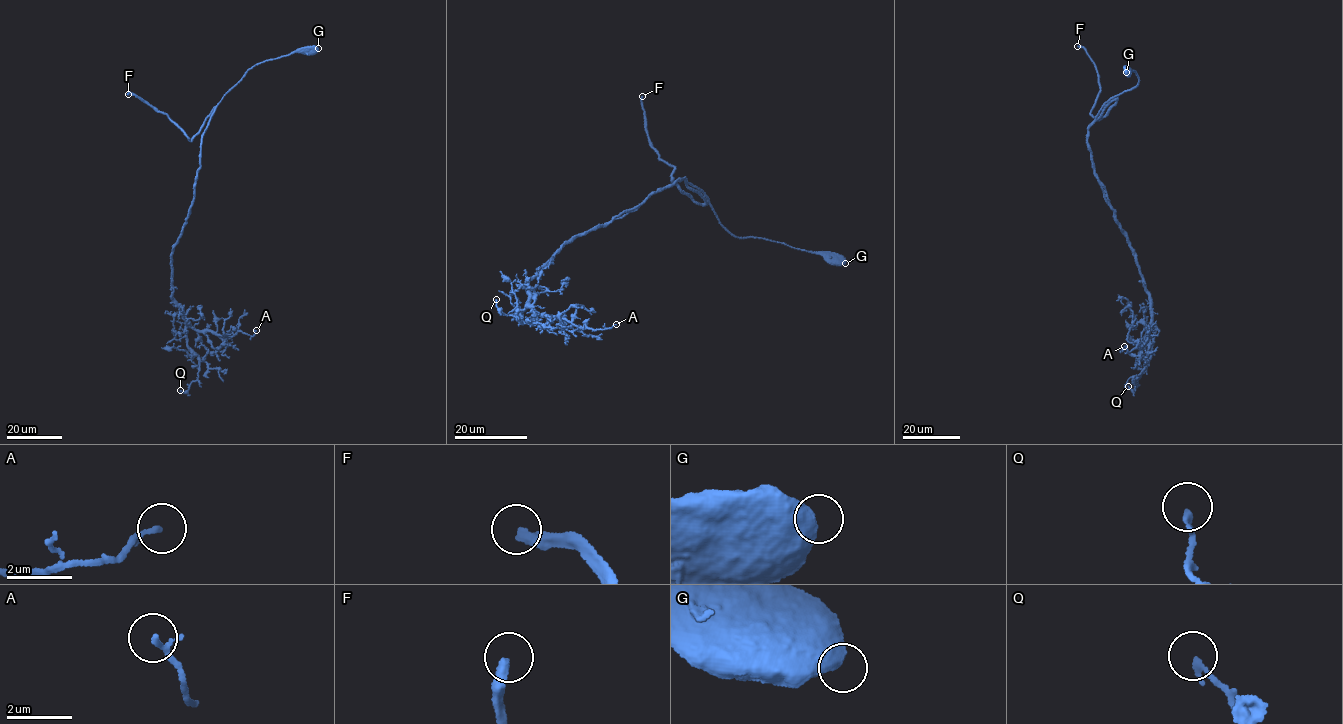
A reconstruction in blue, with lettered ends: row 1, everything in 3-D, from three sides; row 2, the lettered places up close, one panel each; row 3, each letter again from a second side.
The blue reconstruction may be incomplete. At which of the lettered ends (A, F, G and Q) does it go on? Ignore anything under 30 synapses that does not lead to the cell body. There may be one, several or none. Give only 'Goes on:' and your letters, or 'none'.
Goes on: F

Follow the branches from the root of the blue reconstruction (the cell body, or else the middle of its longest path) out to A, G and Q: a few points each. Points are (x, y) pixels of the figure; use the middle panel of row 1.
A: (630, 209), (561, 247), (526, 287), (526, 302), (538, 313), (564, 318), (581, 328), (604, 329), (616, 324)
G: (630, 209), (685, 177), (703, 192), (720, 225), (737, 237), (760, 237), (845, 263)
Q: (630, 209), (580, 233), (544, 264), (527, 285), (526, 305), (514, 315), (521, 323), (499, 311), (496, 299)

